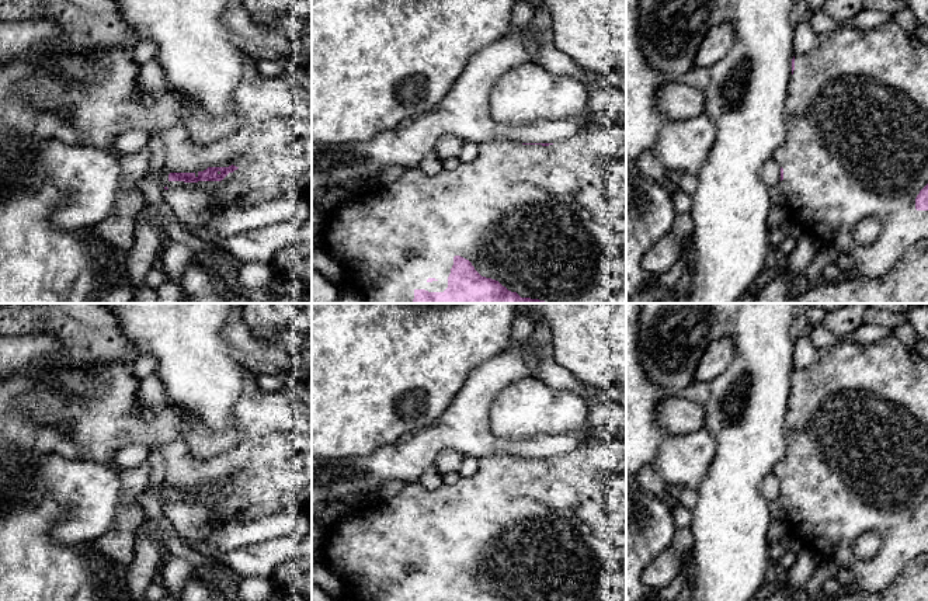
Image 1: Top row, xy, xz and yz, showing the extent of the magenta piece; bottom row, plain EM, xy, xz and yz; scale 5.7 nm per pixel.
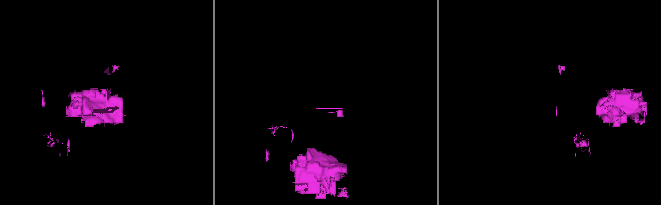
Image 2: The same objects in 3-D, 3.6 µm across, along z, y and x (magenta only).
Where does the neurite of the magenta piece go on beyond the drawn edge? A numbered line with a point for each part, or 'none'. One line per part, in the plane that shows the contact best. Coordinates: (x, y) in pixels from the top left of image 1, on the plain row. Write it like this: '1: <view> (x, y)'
1: xz (527, 530)

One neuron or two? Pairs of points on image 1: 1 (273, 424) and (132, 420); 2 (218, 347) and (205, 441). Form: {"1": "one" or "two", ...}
{"1": "one", "2": "one"}

